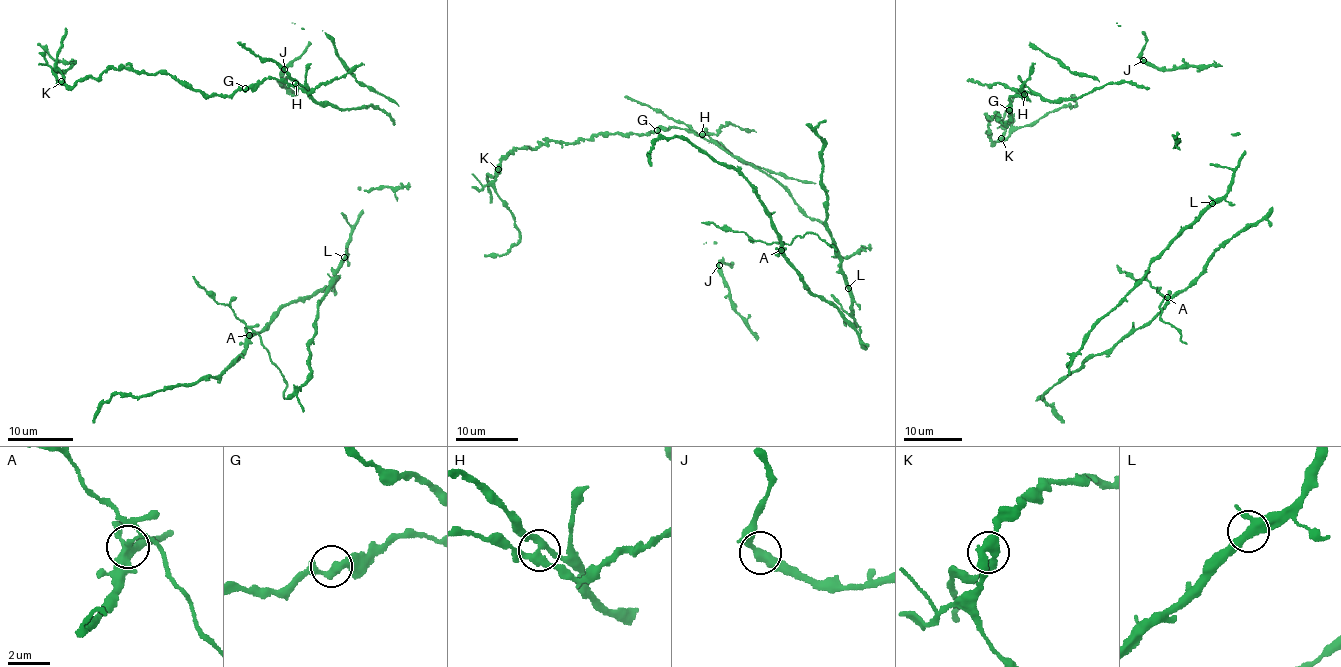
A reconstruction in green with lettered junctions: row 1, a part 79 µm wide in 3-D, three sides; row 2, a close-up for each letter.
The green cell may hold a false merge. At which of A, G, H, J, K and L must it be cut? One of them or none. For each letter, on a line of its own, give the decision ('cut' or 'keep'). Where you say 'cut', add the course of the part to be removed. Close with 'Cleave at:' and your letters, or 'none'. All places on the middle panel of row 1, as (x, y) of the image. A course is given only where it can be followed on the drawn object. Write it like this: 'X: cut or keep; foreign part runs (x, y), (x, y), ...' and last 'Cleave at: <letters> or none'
A: cut; foreign part runs (781, 250), (780, 243), (757, 241), (746, 234), (701, 222)
G: keep
H: keep
J: keep
K: keep
L: keep
Cleave at: A

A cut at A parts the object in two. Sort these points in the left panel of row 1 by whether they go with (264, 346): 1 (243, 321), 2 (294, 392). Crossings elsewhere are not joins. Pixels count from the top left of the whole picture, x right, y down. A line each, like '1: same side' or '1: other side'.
1: same side
2: other side

